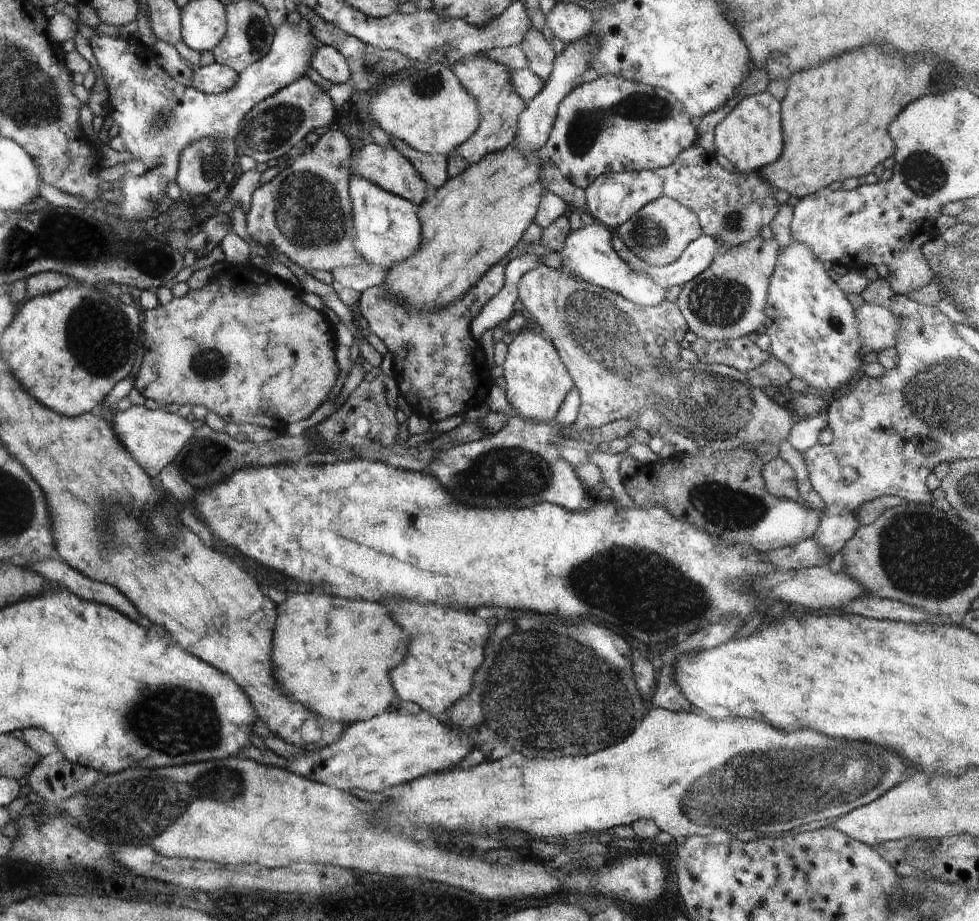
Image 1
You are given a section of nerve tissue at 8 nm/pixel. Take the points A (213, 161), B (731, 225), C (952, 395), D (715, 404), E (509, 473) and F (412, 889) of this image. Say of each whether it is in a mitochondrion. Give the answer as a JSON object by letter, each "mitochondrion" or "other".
{"A":"mitochondrion","B":"mitochondrion","C":"mitochondrion","D":"mitochondrion","E":"mitochondrion","F":"mitochondrion"}

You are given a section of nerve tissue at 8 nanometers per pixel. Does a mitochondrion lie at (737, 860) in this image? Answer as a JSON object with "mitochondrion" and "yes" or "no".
{"mitochondrion":"no"}

